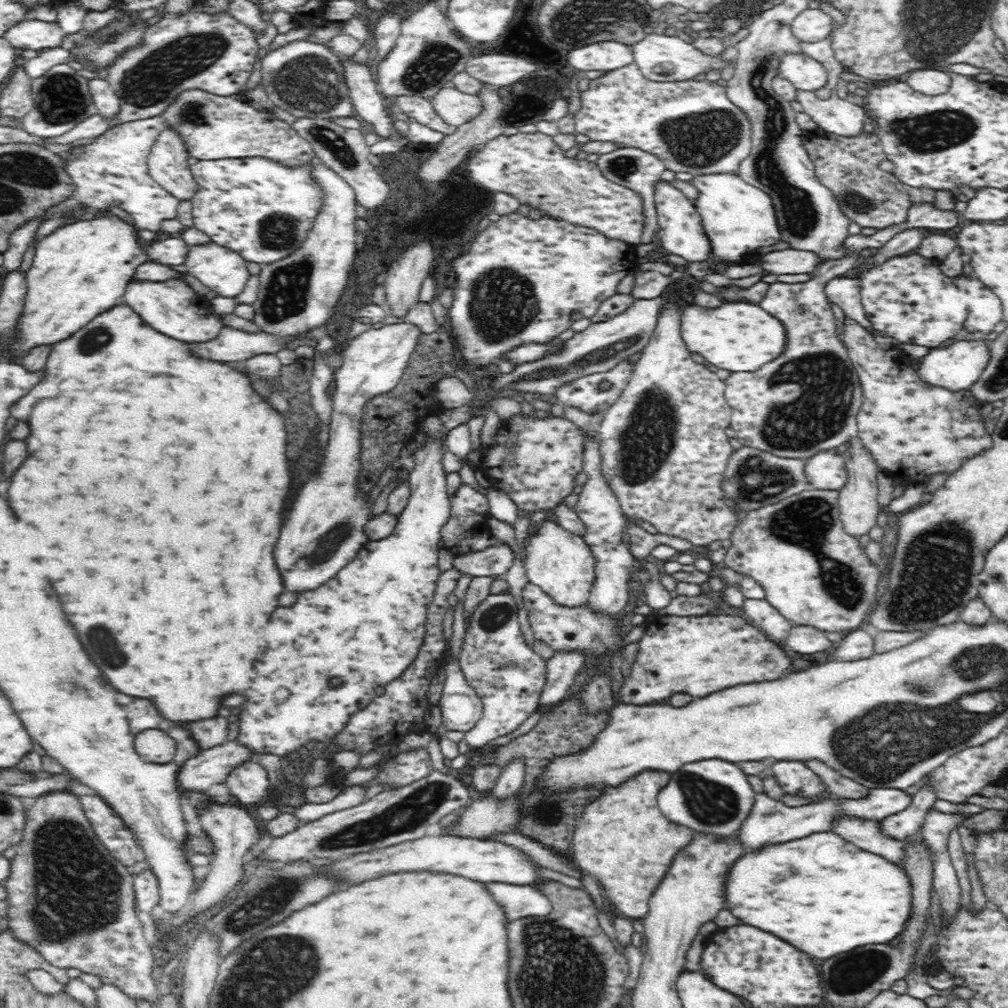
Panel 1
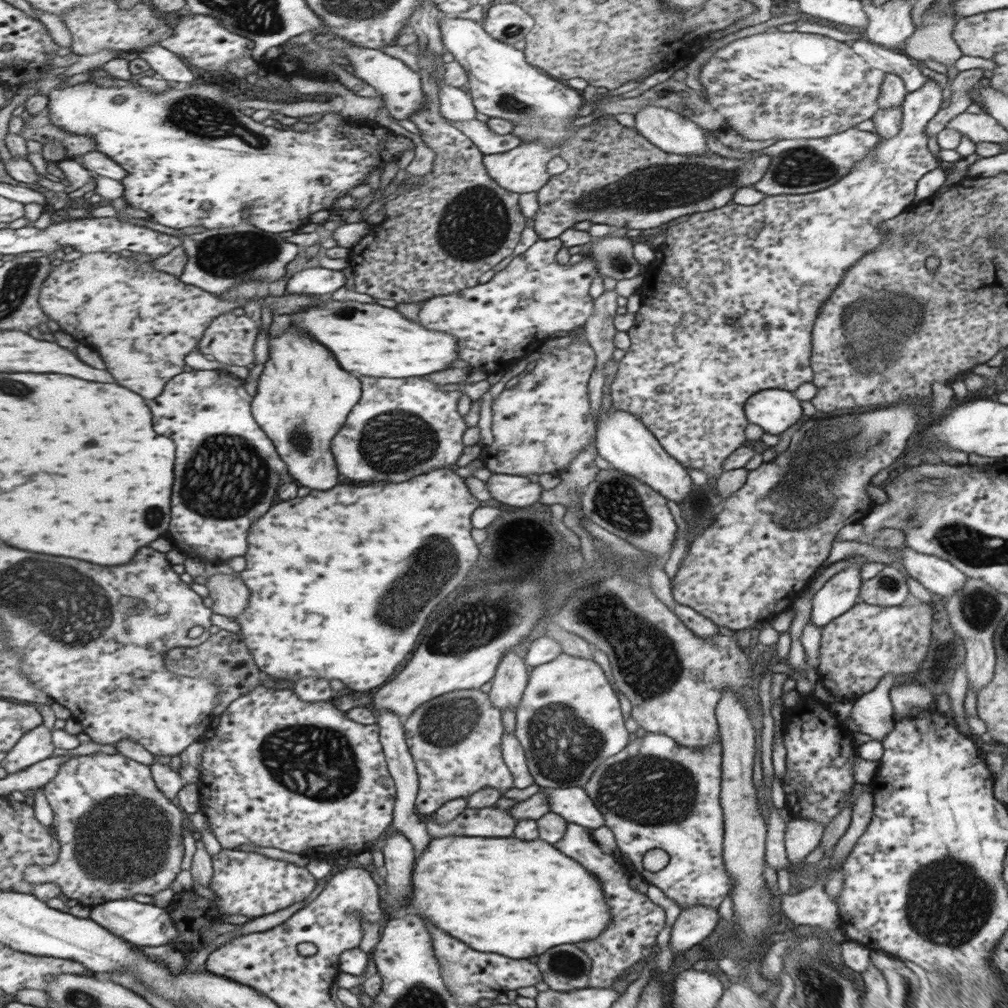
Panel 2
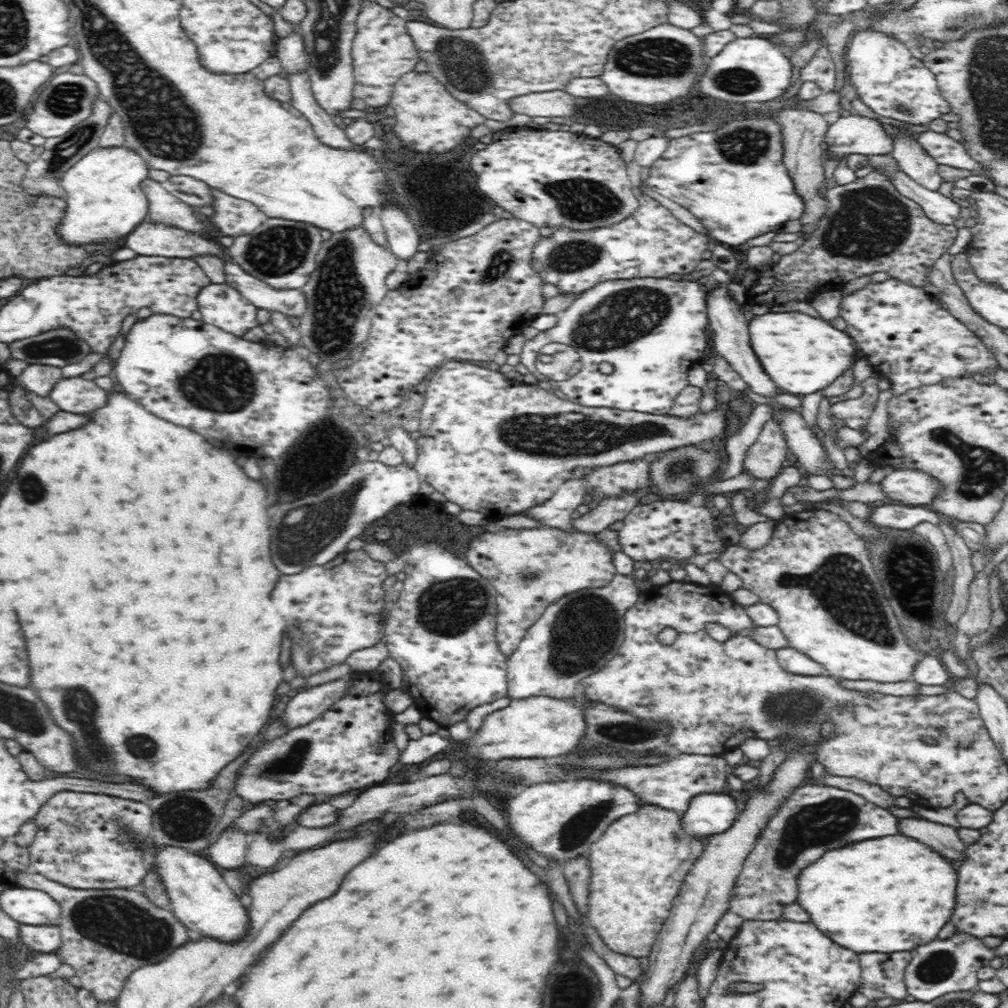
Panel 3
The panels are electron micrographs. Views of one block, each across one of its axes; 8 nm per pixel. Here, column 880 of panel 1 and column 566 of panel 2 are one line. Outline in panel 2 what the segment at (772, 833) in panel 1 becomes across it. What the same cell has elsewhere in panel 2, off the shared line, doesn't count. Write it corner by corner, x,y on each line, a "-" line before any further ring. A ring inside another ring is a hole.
582,787
543,789
549,812
570,824
594,830
603,826
601,815

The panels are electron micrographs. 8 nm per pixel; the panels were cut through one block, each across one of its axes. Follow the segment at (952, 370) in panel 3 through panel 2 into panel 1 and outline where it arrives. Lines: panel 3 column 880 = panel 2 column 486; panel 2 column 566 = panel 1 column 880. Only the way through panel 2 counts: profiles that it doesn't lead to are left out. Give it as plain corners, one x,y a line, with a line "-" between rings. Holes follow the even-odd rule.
914,252
896,255
866,270
860,277
862,281
861,301
868,320
876,331
886,332
888,336
900,340
900,343
916,344
930,350
939,347
943,342
947,344
948,338
954,340
958,336
958,332
960,333
964,329
964,321
968,312
964,308
962,294
954,286
952,278
948,278
948,275
943,273
943,269
938,268
932,260

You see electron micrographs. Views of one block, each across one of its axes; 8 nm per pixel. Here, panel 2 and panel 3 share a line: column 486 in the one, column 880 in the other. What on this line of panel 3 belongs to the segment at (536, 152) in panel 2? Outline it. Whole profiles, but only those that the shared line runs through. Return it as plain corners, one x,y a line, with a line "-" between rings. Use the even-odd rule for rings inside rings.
870,154
869,165
872,170
880,171
902,196
918,203
924,214
936,224
952,225
964,207
957,200
940,194
940,191
931,191
918,184
898,166
891,154

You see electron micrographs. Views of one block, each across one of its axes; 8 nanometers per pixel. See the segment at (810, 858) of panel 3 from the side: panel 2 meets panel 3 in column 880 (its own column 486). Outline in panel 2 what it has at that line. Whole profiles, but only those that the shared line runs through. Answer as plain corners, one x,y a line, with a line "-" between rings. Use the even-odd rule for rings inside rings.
487,806
481,809
465,807
457,818
445,823
435,823
429,815
424,820
430,840
443,838
449,834
469,834
469,836
485,836
485,838
505,838
515,832
516,820
507,810

